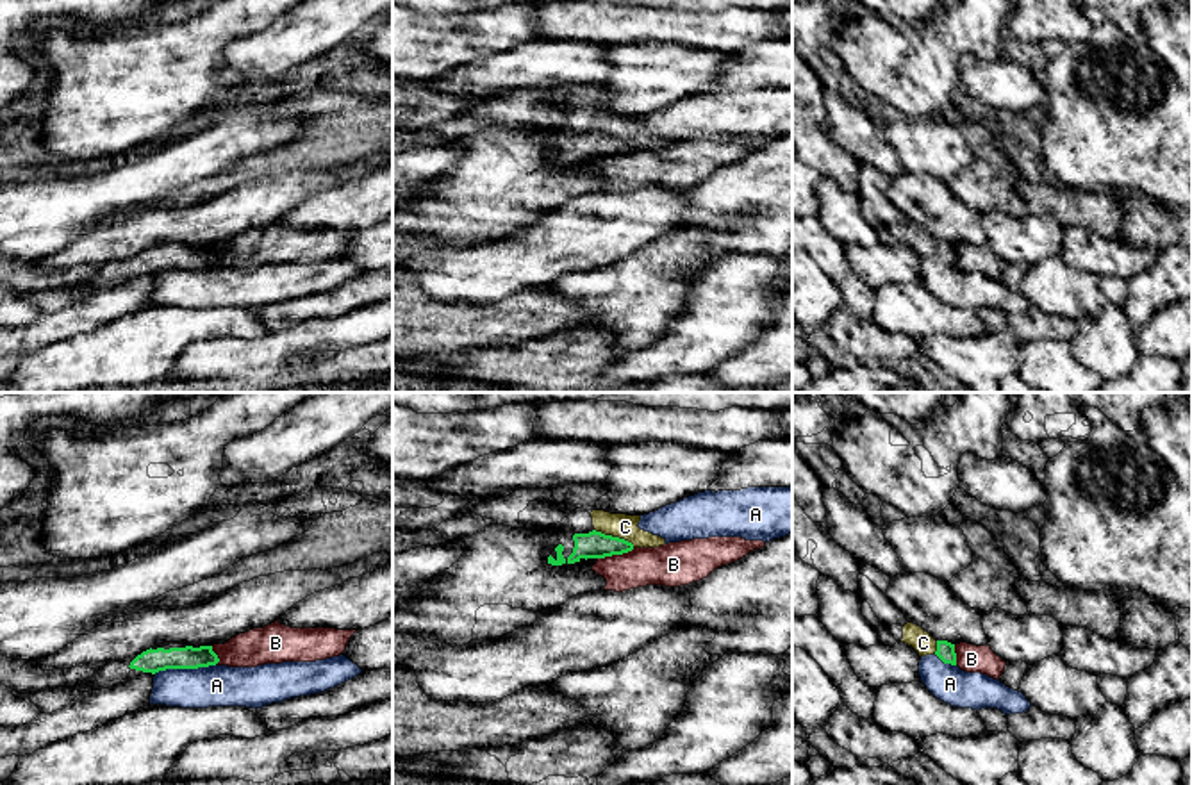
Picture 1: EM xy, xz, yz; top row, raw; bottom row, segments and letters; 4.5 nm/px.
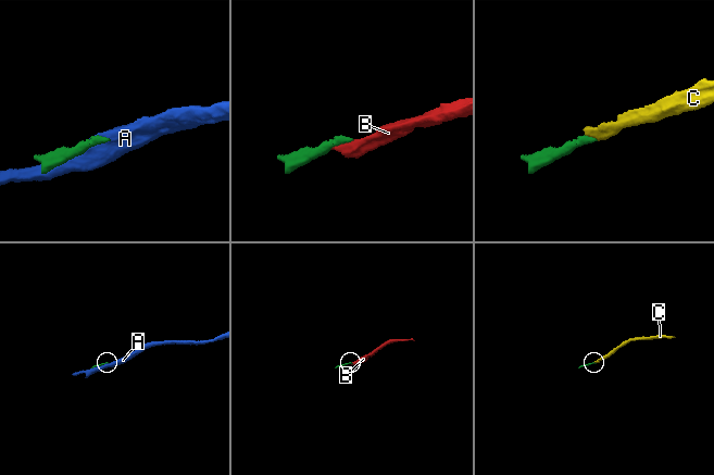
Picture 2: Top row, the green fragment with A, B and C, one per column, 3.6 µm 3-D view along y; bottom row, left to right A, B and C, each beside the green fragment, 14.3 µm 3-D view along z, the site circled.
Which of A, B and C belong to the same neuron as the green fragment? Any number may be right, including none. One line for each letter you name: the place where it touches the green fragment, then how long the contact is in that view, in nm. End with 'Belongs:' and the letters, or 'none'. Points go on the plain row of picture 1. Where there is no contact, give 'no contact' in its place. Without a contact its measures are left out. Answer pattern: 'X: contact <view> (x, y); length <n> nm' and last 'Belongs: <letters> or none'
C: contact xz (614, 138); length 200 nm
Belongs: C

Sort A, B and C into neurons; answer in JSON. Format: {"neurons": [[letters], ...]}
{"neurons": [["A"], ["B"], ["C"]]}

